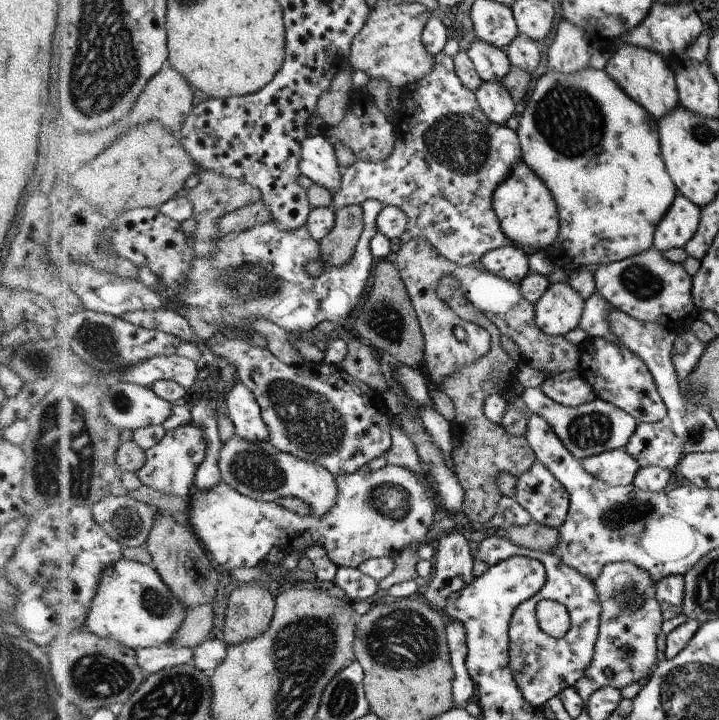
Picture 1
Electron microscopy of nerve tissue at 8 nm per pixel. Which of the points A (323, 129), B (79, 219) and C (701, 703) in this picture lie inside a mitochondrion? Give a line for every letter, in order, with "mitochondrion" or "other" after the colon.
A: other
B: other
C: mitochondrion

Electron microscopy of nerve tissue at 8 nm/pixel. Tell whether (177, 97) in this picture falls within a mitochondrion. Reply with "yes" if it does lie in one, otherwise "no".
no

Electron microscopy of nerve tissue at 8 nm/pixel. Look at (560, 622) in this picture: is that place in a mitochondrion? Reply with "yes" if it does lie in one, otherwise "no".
no

